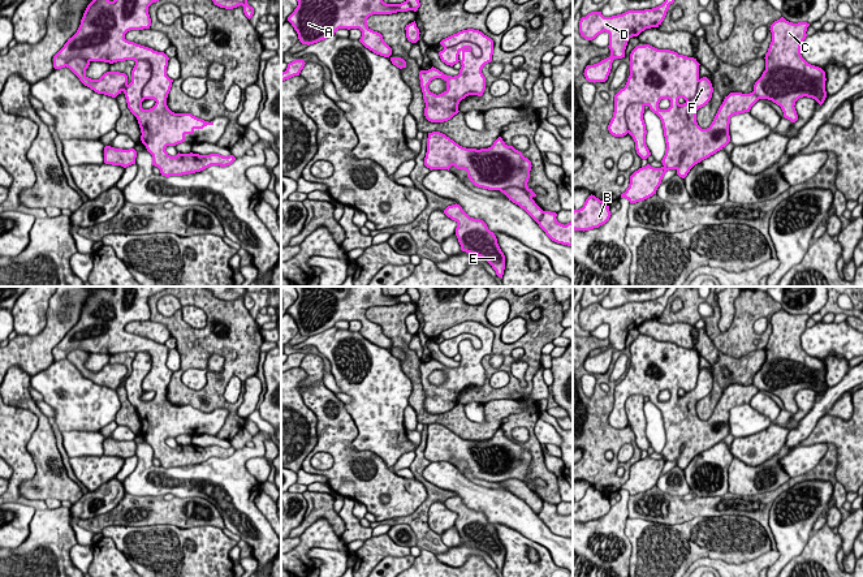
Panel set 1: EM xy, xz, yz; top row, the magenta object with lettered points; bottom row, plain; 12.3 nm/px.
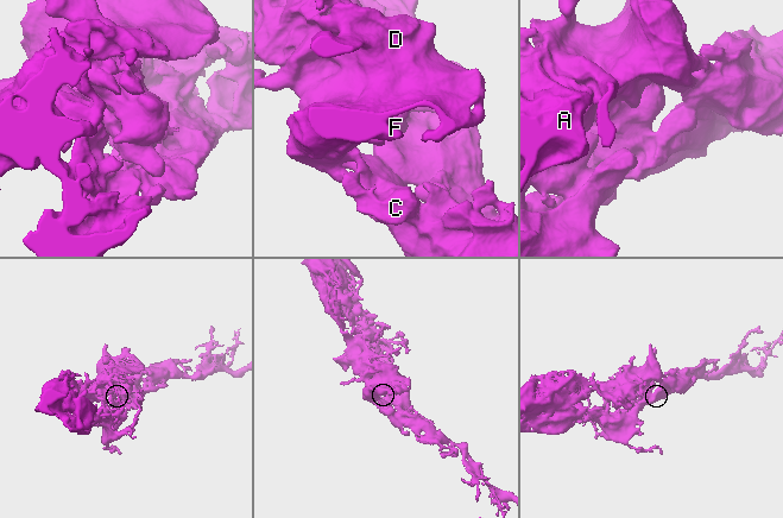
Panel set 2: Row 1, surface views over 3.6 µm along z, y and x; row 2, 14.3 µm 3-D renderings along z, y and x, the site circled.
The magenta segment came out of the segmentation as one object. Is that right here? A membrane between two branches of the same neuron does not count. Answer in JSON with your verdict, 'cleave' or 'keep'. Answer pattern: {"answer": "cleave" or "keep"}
{"answer": "keep"}

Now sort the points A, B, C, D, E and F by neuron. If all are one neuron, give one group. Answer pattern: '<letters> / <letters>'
A B C D E F

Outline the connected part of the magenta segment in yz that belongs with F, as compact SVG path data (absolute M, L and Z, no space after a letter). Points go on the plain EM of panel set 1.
M784 309L771 317L772 333L765 345L765 362L755 374L754 383L750 386L730 384L725 388L712 415L702 421L696 414L696 402L712 389L713 379L707 369L699 369L699 354L694 349L678 346L670 341L657 341L650 336L637 337L630 345L630 367L623 380L614 387L614 404L608 417L608 422L614 429L623 429L627 425L635 434L637 445L647 451L651 444L646 436L646 415L643 412L644 399L656 405L663 415L665 429L665 447L661 452L661 460L653 460L650 456L639 460L630 468L630 475L621 490L630 495L644 492L656 486L664 466L669 461L676 461L682 470L690 461L722 442L729 434L729 415L734 406L750 404L751 399L759 391L768 391L781 399L784 409L795 414L798 406L795 393L807 388L815 391L820 397L827 389L825 363L815 357L808 356L801 346L801 336L806 331L810 315L793 315Z

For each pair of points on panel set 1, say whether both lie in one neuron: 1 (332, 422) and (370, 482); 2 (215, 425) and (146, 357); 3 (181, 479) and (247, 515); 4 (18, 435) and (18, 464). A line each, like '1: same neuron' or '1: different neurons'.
1: same neuron
2: same neuron
3: same neuron
4: same neuron

